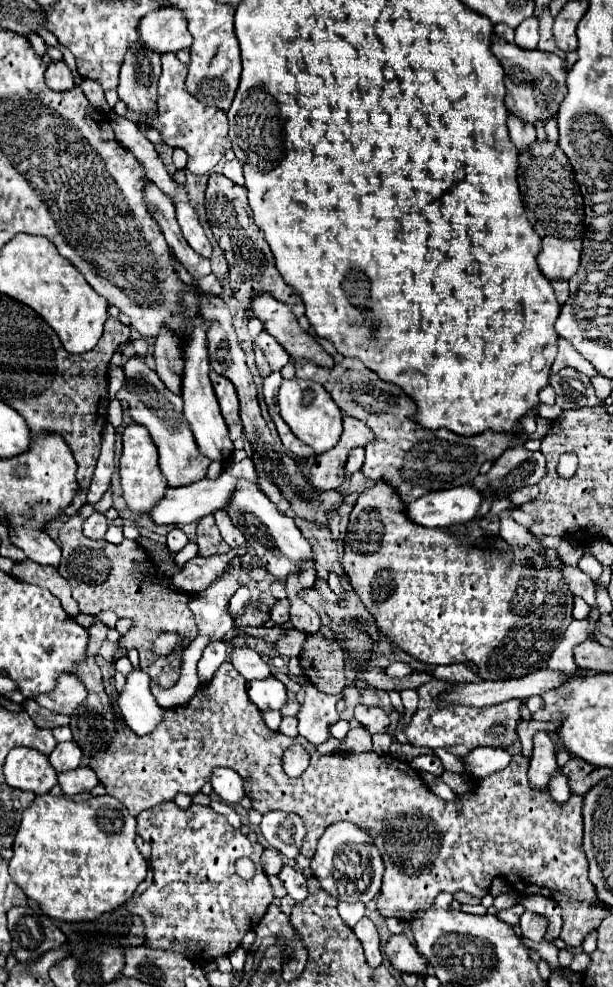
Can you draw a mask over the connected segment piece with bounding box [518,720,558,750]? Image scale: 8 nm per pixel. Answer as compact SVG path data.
M522 720L520 724L518 724L518 734L520 734L520 742L522 742L522 748L524 750L532 750L532 746L534 746L534 742L532 742L532 738L534 738L534 732L538 730L546 730L546 732L554 732L554 728L558 728L558 722L526 722L526 720Z

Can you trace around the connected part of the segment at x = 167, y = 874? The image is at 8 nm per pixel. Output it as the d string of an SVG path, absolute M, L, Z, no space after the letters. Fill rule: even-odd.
M170 800L144 810L136 820L138 836L152 846L150 864L154 870L154 882L144 894L132 896L124 906L132 916L138 916L142 920L144 944L154 950L184 954L198 966L206 966L220 956L232 954L240 946L244 934L258 926L268 906L274 902L268 876L264 874L260 864L260 856L264 850L262 844L250 842L248 836L232 828L222 814L216 814L212 808L200 804L190 804L188 810L182 810ZM244 856L248 856L256 864L256 874L250 880L240 878L234 870L236 860Z

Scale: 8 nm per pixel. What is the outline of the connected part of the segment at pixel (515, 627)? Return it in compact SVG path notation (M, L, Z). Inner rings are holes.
M374 482L370 488L366 488L358 500L356 500L356 506L350 514L350 522L348 522L348 532L346 532L346 538L344 538L344 558L342 558L342 566L348 574L348 580L354 588L354 592L362 598L362 602L366 604L366 608L370 610L370 614L376 618L376 624L380 626L380 630L392 640L398 644L400 650L412 654L414 658L418 658L420 662L426 662L426 664L454 664L454 662L468 662L472 660L476 666L478 666L478 674L484 678L484 680L506 680L506 678L520 678L520 676L526 676L526 674L532 674L540 668L546 668L546 662L552 654L552 650L562 642L562 634L566 630L566 626L570 624L572 620L572 608L574 608L574 594L568 590L568 584L564 582L562 578L562 558L558 556L558 552L554 548L546 548L546 552L540 552L540 550L532 550L528 546L524 548L518 548L518 546L512 546L508 542L502 542L502 540L496 540L494 544L490 546L470 546L470 544L462 544L460 538L450 532L448 528L424 528L424 526L418 526L416 522L412 522L408 516L406 516L406 504L402 502L400 494L396 492L396 488L392 488L388 482ZM514 552L524 552L526 556L524 558L518 558L516 562L516 556Z

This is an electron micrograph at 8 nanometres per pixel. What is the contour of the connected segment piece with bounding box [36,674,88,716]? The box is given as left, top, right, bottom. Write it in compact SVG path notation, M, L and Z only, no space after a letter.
M66 674L62 676L62 680L58 678L58 686L50 694L38 696L36 702L56 714L72 716L74 710L86 700L86 696L88 696L88 690L84 682L74 674Z

